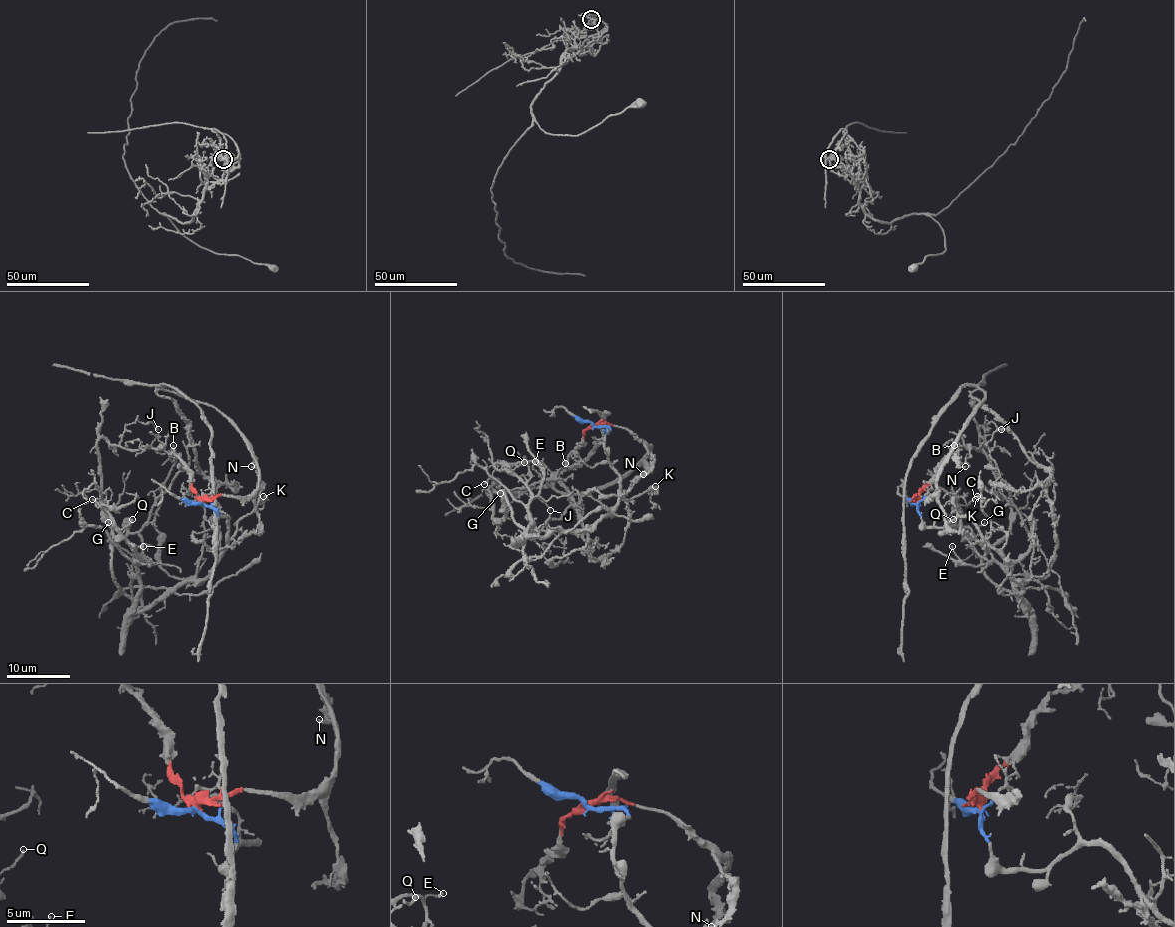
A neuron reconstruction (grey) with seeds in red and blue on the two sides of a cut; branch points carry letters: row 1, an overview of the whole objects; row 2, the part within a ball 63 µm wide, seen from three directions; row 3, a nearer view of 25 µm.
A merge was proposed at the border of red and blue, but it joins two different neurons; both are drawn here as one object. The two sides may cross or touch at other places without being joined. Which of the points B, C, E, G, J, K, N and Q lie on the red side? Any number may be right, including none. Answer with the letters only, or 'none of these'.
B, N

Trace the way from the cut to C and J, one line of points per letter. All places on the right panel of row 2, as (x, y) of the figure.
C: (917, 501), (926, 526), (966, 517), (1020, 582), (1027, 611), (1014, 580), (961, 526), (960, 507), (974, 499)
J: (917, 501), (926, 526), (966, 517), (1027, 611), (981, 564), (1011, 520), (981, 440), (987, 420), (1001, 429)

